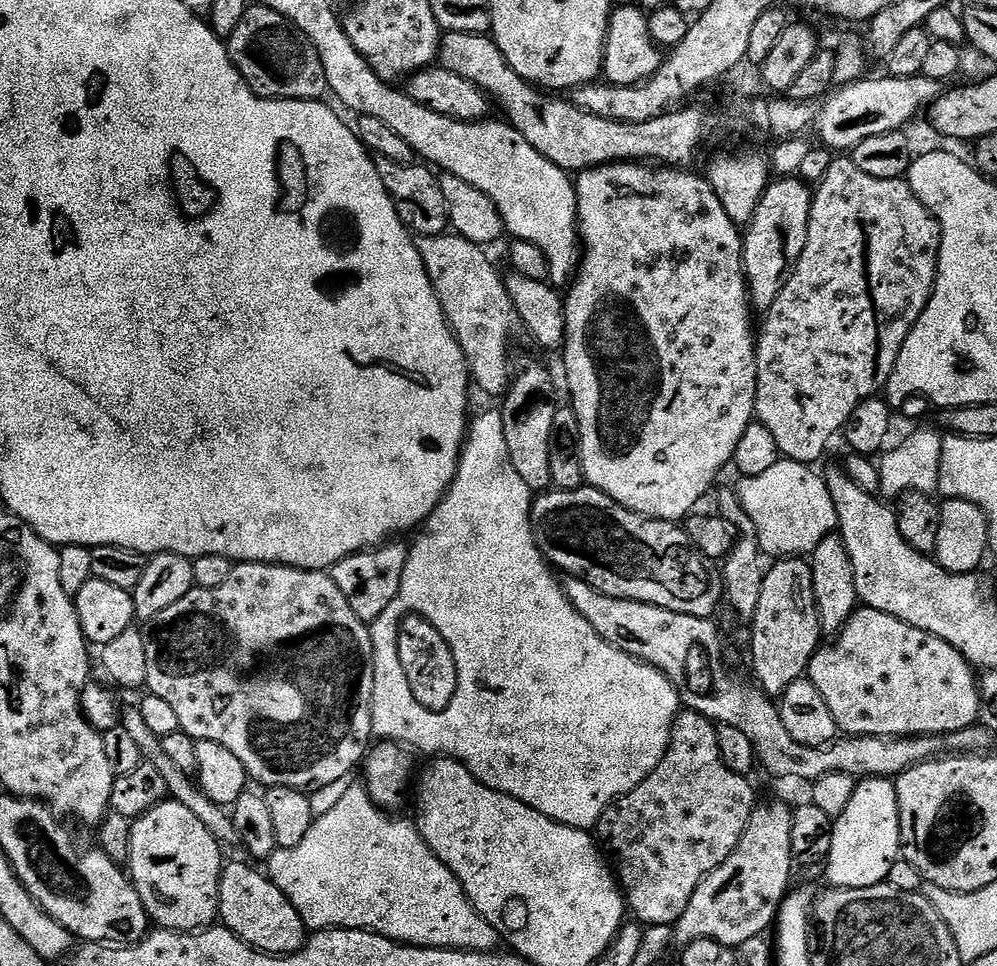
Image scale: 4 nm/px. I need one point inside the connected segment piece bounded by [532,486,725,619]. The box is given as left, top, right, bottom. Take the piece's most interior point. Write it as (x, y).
(623, 554)

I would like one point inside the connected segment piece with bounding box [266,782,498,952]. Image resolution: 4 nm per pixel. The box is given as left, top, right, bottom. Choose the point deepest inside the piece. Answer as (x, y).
(357, 867)

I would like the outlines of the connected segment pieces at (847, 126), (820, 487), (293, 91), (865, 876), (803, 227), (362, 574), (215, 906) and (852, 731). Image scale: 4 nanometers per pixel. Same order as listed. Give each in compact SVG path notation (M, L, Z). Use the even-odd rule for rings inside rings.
M922 75L910 78L881 76L881 80L855 80L823 97L820 113L816 116L816 132L823 147L836 154L848 154L858 146L858 142L866 142L866 138L907 129L907 124L920 111L921 115L942 93L941 84Z
M782 458L766 474L745 476L739 482L738 495L746 514L750 514L750 522L754 522L756 541L760 543L760 551L768 558L804 558L816 549L822 538L833 535L837 531L836 507L834 498L830 498L828 481L823 475L816 473L815 467L799 464L793 460Z
M250 6L246 14L242 14L242 22L234 34L227 37L228 56L232 65L238 70L240 77L247 82L255 96L263 96L265 100L318 100L323 101L328 92L326 73L322 71L322 62L318 58L318 50L300 33L282 14L274 14L274 10L266 10Z
M888 778L861 779L854 798L850 798L850 806L835 817L832 825L832 845L826 861L827 883L833 888L869 888L885 883L891 867L901 856L895 783Z
M799 178L773 179L762 194L751 222L743 229L745 282L751 307L757 313L766 314L774 306L778 294L782 294L782 286L786 286L788 273L802 258L802 250L806 250L813 195L813 189Z
M389 542L366 552L355 552L352 556L342 558L332 569L330 574L334 578L334 586L342 590L346 602L350 602L350 610L358 614L358 618L366 625L371 626L382 614L386 614L386 606L398 598L398 590L402 586L402 574L408 561L407 543Z
M171 798L134 821L127 867L153 925L169 928L172 932L198 932L217 923L220 915L220 874L226 863L225 857L220 857L220 851L222 845L213 838L210 830L206 830L206 826L202 826L202 822L198 822L186 806Z
M867 606L857 607L855 614L848 619L846 626L835 637L834 642L827 648L821 646L816 649L814 658L810 662L806 673L806 679L822 694L826 706L830 706L830 714L834 714L834 722L837 729L845 736L942 736L945 732L957 732L973 727L980 719L980 685L977 673L974 671L968 659L950 642L930 634L926 630L918 630L918 626L910 626L890 614L882 614L882 610L874 610Z

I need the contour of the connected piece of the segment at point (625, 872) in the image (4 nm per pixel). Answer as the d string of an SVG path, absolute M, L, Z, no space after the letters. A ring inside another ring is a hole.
M691 710L681 711L676 718L676 724L672 728L672 737L668 743L666 754L662 758L662 762L658 762L658 766L652 773L641 782L638 786L634 786L634 790L630 790L630 794L626 794L622 798L618 798L612 805L605 810L602 818L595 826L594 832L598 837L598 843L620 885L621 892L624 893L626 908L629 913L632 912L637 921L644 926L668 926L673 927L682 918L682 914L686 914L686 906L690 906L690 898L694 898L694 890L700 888L702 881L709 874L722 866L722 862L726 862L726 858L730 858L730 854L737 848L738 842L742 838L742 834L746 830L746 826L752 817L752 810L758 803L756 792L752 789L752 780L747 776L739 776L734 774L734 770L730 770L730 766L726 766L726 762L722 762L722 754L718 750L718 734L716 733L717 725L713 721L706 719L702 714Z

